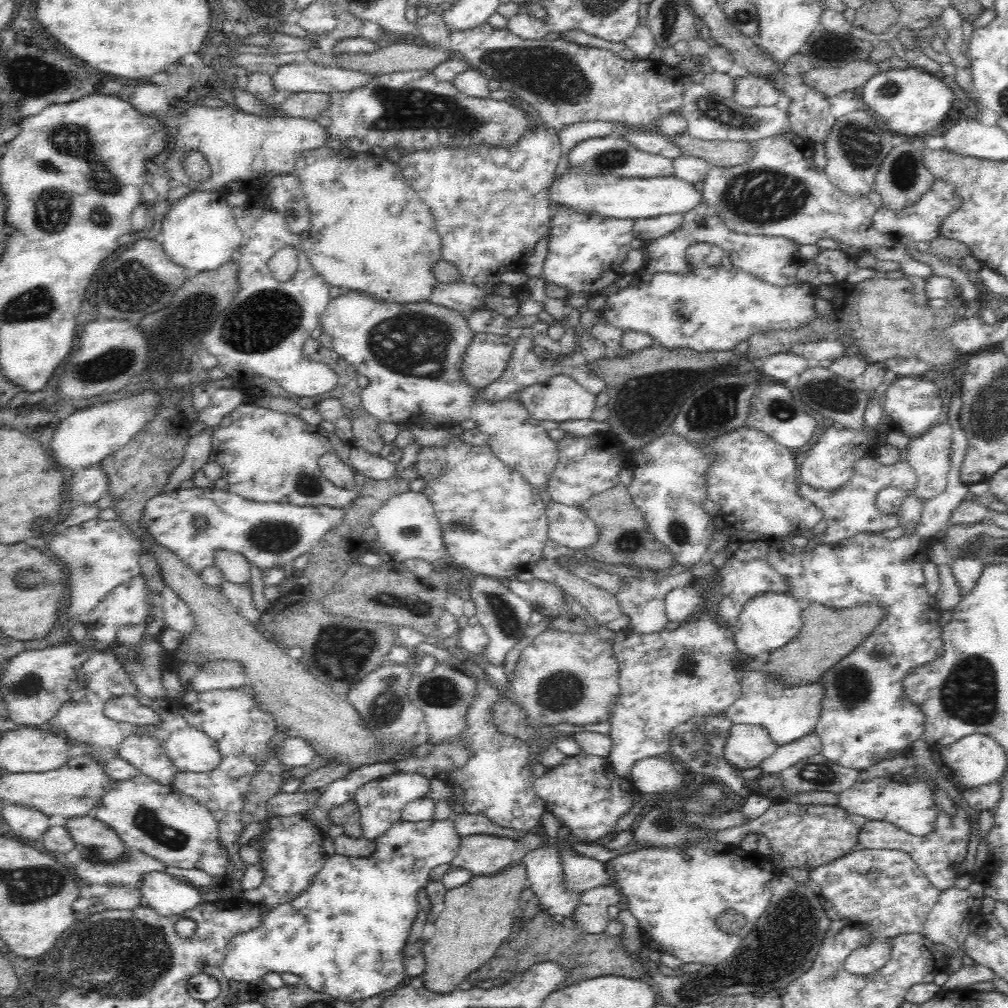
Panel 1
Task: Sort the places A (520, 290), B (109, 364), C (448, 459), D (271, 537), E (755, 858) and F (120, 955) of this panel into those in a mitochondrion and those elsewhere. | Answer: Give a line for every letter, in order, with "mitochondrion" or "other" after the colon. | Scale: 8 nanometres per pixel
A: other
B: mitochondrion
C: other
D: mitochondrion
E: other
F: mitochondrion

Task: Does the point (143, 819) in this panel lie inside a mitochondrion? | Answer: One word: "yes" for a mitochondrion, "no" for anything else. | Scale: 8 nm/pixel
yes

